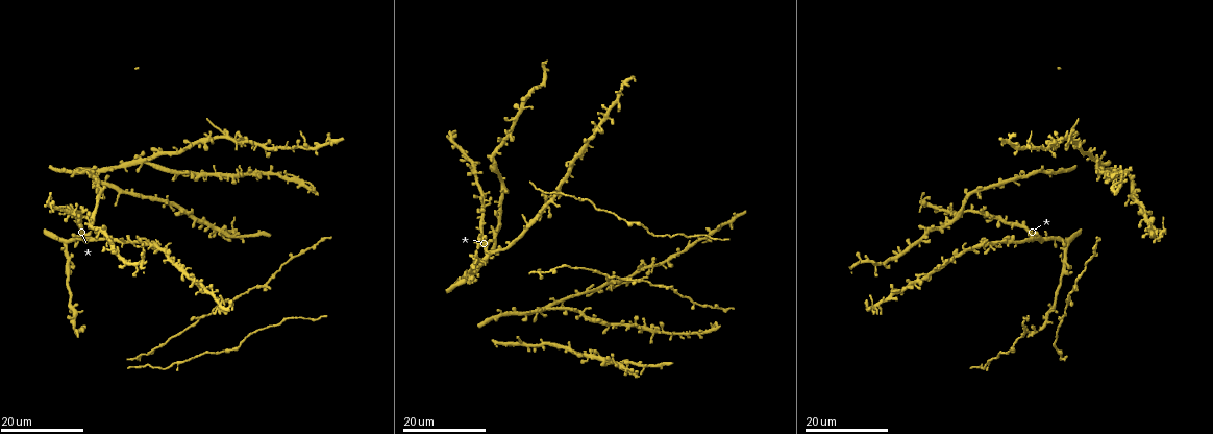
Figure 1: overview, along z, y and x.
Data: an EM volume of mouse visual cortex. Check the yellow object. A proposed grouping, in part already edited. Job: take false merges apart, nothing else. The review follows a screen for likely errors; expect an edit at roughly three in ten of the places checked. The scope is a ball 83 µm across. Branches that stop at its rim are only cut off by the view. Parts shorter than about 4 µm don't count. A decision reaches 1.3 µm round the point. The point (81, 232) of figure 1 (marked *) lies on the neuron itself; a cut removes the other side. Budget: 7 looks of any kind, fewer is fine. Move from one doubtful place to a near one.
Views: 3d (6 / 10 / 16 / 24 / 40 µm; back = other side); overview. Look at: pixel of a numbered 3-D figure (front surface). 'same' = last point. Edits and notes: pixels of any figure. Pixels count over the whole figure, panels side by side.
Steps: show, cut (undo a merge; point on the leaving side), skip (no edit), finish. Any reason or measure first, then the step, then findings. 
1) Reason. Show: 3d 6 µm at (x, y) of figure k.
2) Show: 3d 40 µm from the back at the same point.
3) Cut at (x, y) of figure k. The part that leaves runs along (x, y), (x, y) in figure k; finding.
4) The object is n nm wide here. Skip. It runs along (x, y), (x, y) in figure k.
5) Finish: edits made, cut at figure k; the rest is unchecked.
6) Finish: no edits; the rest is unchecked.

Three-way junction. Show: 3d 16 µm at (1092, 154) of figure 1.

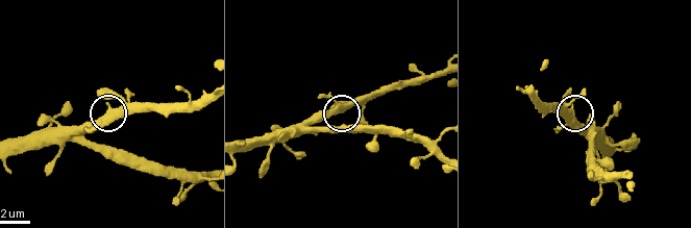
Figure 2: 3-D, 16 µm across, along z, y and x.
Show: 3d 10 µm at (111, 113) of figure 2.

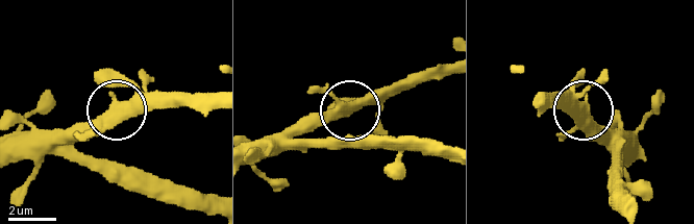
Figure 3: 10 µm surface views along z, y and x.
The object is 360 nm wide here. Skip. Continuous, no second neuron.

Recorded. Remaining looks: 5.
Small branch off a trunk. Show: 3d 16 µm at (1071, 135) of figure 1.

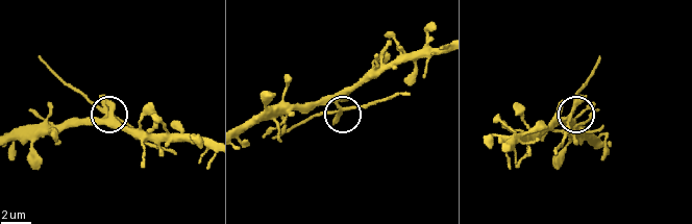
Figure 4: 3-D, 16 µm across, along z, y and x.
Closer look. Show: 3d 10 µm at (568, 114) of figure 4.

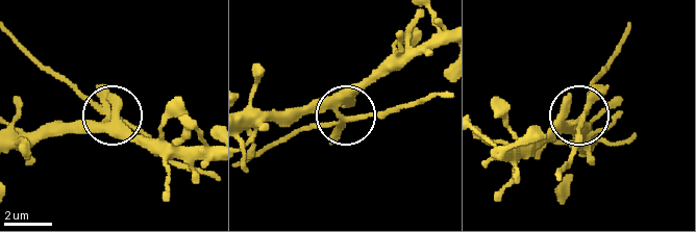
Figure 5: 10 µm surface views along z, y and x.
Cut at (100, 91) of figure 5. The part that leaves runs along (105, 113), (72, 92), (18, 39) in figure 5; a second neuron is stuck on.

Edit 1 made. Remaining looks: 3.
Show: 3d 24 µm at (87, 213) of figure 1.

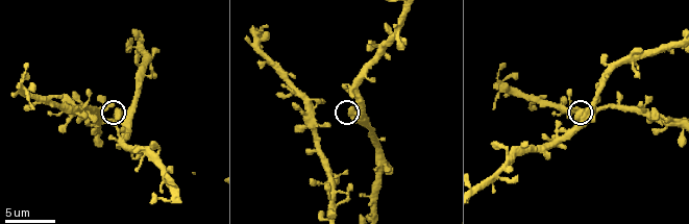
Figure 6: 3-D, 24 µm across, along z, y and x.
Closer look. Show: 3d 10 µm at (114, 112) of figure 6.

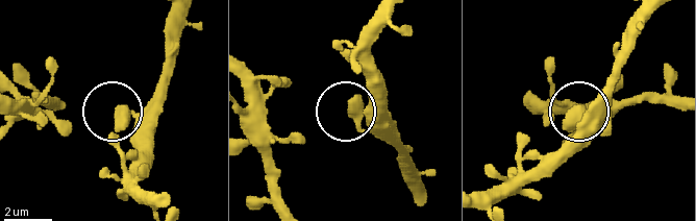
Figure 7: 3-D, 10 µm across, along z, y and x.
Skip. It runs along (286, 206), (271, 147), (367, 105), (382, 83) in figure 7; one neuron here.

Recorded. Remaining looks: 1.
Finish: edits made, cut at figure 5; the rest is unchecked.

